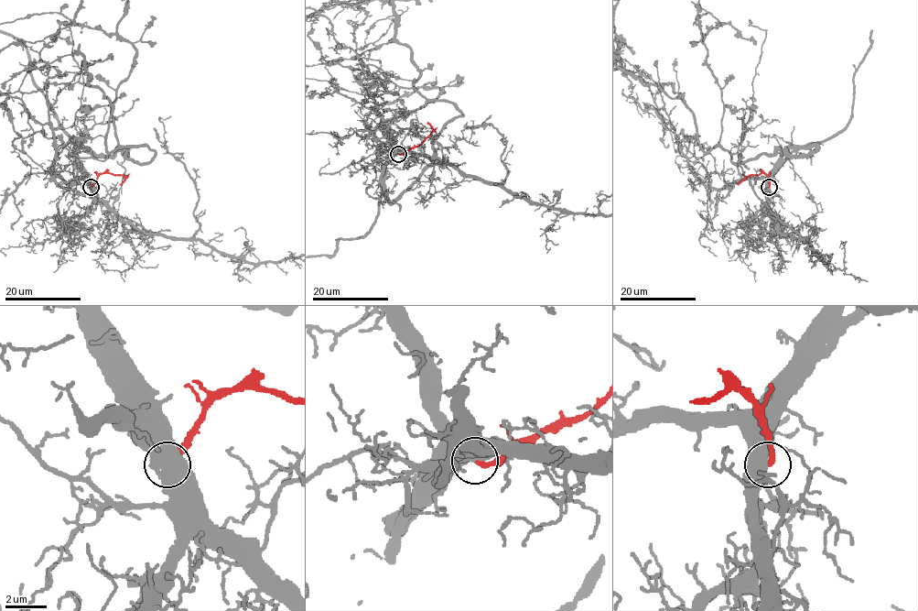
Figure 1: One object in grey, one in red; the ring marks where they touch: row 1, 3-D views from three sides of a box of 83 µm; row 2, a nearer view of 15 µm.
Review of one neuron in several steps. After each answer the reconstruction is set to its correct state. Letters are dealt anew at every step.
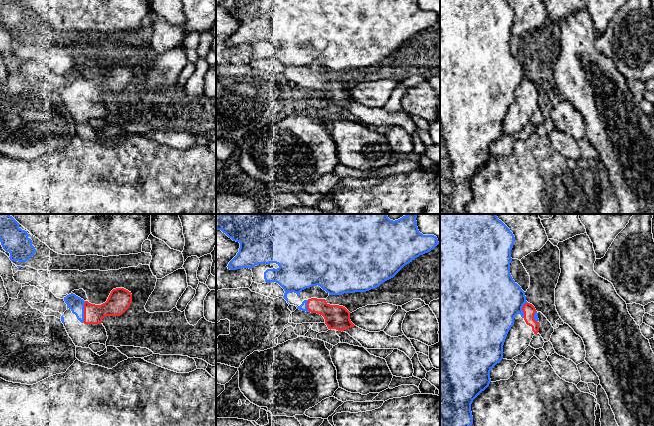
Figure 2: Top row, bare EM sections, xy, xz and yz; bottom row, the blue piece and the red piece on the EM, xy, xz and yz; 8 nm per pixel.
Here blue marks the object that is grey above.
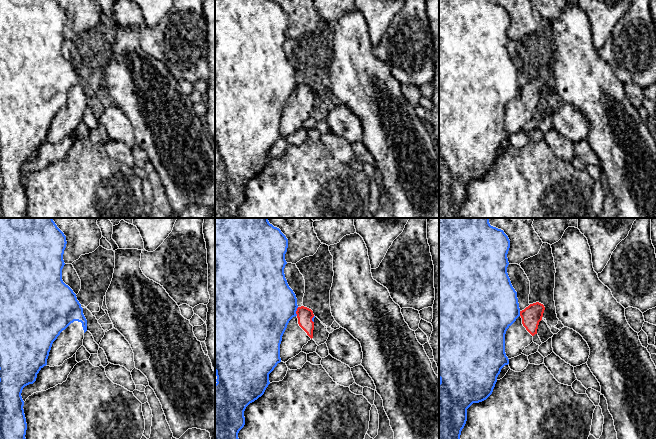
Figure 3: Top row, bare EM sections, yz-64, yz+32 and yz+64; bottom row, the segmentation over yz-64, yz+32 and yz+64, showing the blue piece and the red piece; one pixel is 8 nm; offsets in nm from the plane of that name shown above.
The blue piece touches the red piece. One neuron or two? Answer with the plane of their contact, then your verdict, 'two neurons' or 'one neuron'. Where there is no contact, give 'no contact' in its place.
contact in xy; two neurons

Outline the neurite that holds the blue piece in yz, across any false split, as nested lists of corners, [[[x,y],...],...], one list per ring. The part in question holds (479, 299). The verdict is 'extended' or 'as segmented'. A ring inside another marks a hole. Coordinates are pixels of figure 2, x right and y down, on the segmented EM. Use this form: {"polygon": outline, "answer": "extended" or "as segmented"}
{"polygon": [[[440,214],[440,426],[471,426],[473,400],[490,384],[491,369],[503,359],[503,345],[517,314],[524,317],[522,307],[528,303],[525,292],[510,274],[511,250],[515,237],[496,214]]], "answer": "as segmented"}

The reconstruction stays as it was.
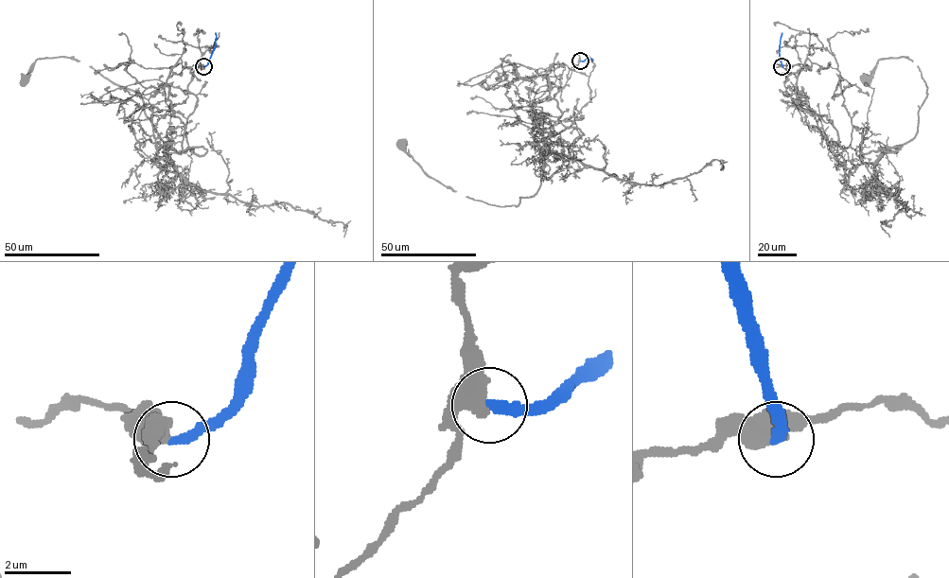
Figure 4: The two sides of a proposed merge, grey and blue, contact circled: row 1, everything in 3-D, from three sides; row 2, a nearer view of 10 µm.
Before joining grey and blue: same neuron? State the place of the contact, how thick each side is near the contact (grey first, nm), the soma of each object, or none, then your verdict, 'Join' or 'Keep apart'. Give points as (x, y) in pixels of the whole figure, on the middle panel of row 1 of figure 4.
Place: (580, 61). Thickness 480 nm (grey) against 320 nm. Soma of grey: (401, 143). Soma of blue: none. Keep apart

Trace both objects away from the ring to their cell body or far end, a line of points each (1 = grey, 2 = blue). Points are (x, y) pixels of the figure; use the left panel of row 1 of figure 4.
1: (203, 66), (169, 74), (163, 168), (134, 92), (65, 57), (25, 78)
2: (203, 66), (214, 47), (215, 32)

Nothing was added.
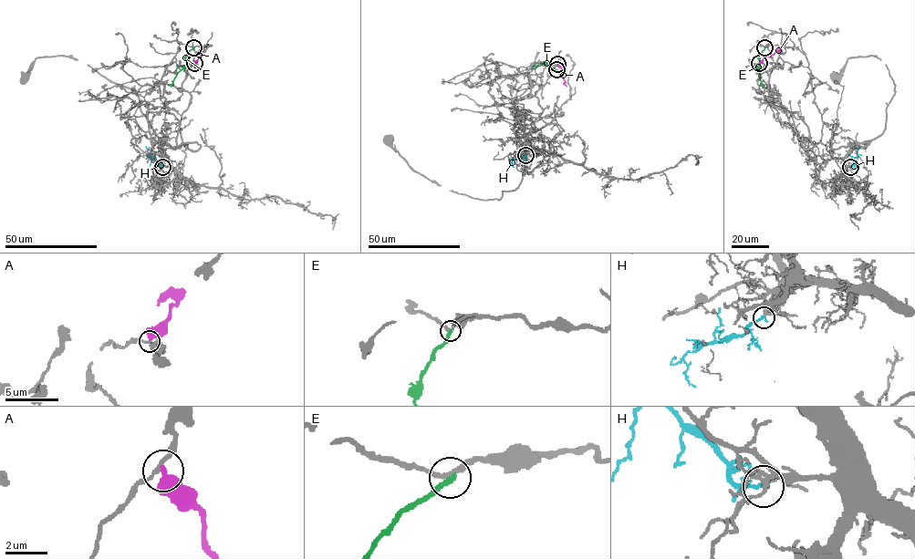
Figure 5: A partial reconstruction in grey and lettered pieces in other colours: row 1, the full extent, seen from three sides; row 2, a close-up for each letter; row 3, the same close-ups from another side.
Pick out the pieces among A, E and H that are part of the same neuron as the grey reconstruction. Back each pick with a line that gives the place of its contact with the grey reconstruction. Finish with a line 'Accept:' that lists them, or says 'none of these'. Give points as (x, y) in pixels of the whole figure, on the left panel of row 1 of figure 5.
H: Touches grey at (162, 167)
Accept: H

